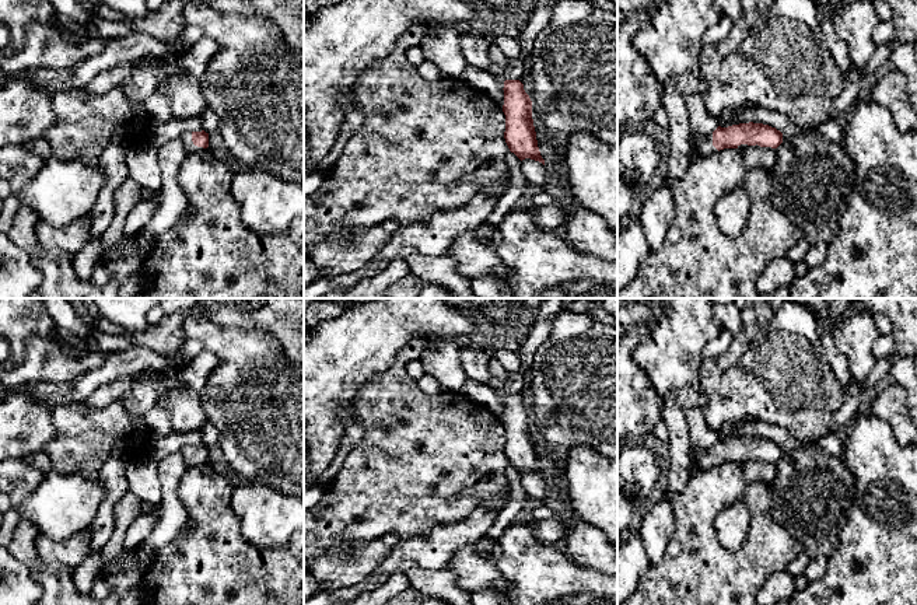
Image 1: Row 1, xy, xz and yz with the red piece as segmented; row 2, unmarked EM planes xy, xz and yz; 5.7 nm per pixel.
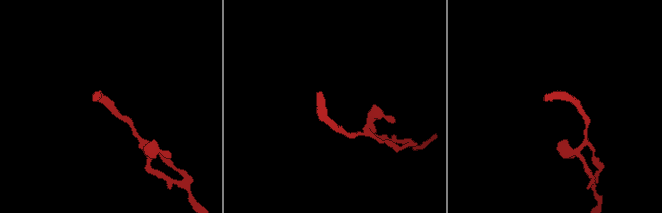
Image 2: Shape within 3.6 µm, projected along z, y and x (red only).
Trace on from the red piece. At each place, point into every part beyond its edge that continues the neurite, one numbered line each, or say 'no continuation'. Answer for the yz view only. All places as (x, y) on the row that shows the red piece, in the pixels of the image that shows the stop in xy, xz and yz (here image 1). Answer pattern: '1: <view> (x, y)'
1: yz (703, 146)

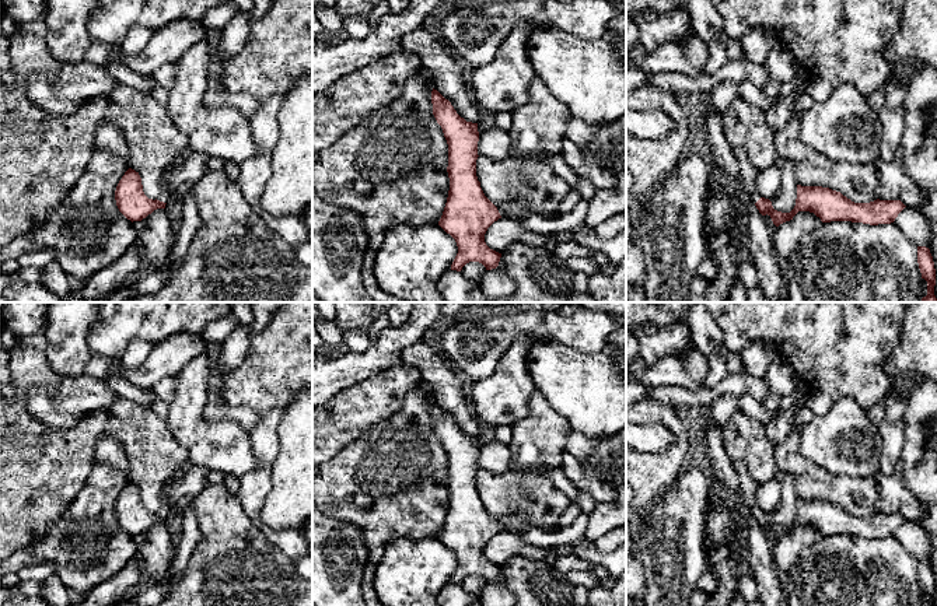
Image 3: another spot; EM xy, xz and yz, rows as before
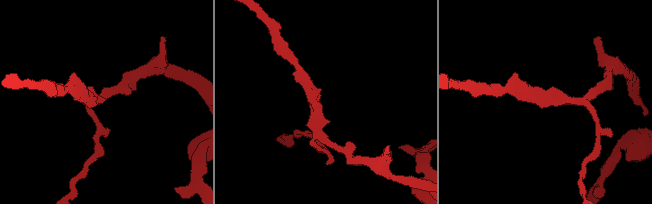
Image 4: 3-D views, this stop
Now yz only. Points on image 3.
1: yz (745, 167)

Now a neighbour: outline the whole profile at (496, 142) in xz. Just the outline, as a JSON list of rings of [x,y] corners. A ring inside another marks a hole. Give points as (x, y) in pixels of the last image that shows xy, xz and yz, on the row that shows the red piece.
[[[493,127],[479,134],[478,155],[479,157],[510,157],[511,140],[508,132]]]

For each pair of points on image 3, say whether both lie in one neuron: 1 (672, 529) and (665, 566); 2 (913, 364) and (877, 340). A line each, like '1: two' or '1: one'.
1: one
2: two

